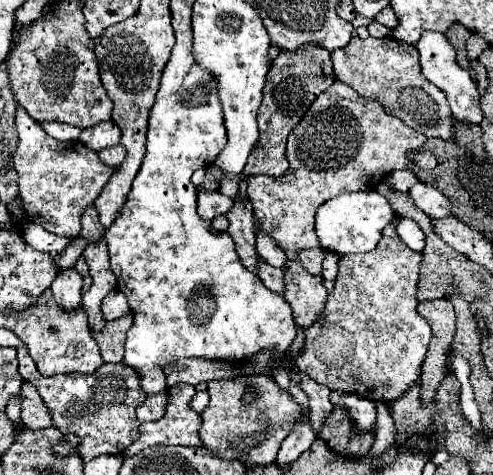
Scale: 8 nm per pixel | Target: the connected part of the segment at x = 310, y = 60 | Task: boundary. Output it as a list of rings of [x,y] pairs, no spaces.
[[[302,46],[296,52],[280,52],[270,66],[264,86],[264,100],[258,110],[258,128],[260,138],[250,152],[250,158],[244,166],[246,176],[254,174],[268,174],[268,176],[282,176],[288,170],[286,160],[286,138],[294,130],[294,126],[302,120],[304,112],[316,100],[320,92],[324,92],[334,82],[332,60],[330,52],[322,50],[320,46]]]

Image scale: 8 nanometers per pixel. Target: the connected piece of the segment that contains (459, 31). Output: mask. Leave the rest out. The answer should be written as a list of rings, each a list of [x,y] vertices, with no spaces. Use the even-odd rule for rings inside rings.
[[[452,26],[448,30],[448,42],[454,46],[456,50],[456,62],[470,72],[470,76],[474,76],[474,72],[470,70],[470,64],[468,64],[468,58],[466,58],[466,40],[470,36],[470,30],[466,30],[464,26]]]

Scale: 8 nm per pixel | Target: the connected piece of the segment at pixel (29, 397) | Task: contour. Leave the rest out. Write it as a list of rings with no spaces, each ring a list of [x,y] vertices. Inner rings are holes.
[[[30,382],[22,384],[22,394],[20,394],[20,406],[22,406],[22,424],[30,430],[40,430],[52,426],[52,416],[48,406],[44,404],[42,396]]]

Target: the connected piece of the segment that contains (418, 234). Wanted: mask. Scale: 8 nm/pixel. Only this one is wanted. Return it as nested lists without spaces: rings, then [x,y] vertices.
[[[402,218],[402,222],[398,222],[398,236],[414,252],[422,252],[426,246],[426,236],[414,220]]]

